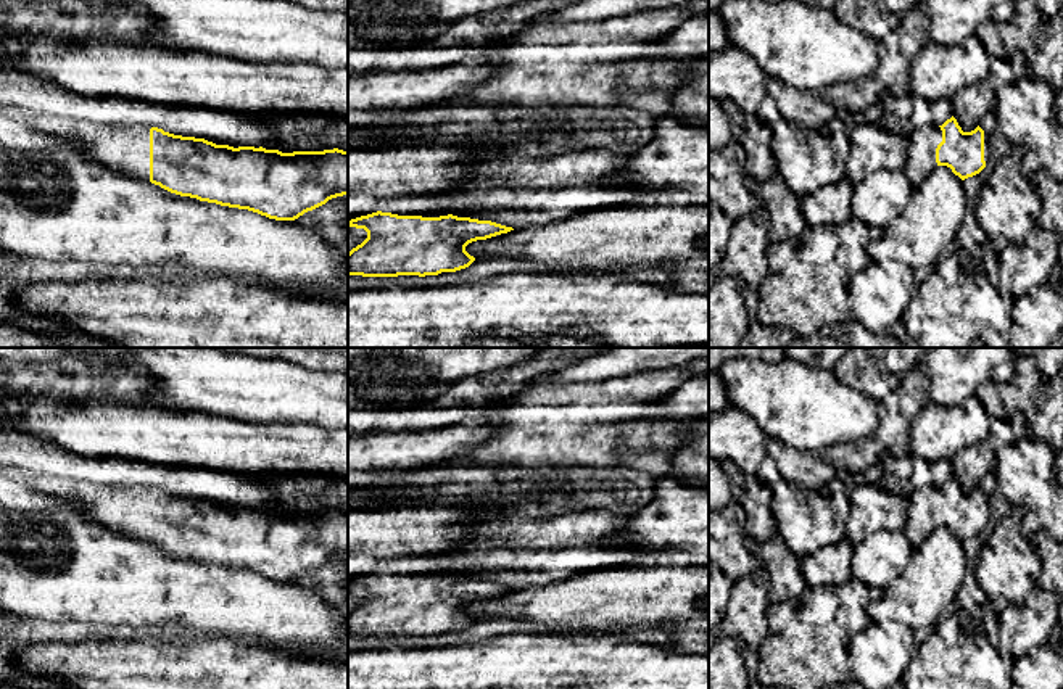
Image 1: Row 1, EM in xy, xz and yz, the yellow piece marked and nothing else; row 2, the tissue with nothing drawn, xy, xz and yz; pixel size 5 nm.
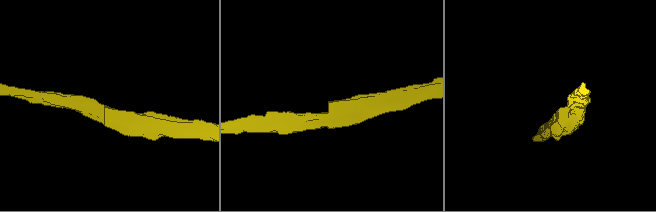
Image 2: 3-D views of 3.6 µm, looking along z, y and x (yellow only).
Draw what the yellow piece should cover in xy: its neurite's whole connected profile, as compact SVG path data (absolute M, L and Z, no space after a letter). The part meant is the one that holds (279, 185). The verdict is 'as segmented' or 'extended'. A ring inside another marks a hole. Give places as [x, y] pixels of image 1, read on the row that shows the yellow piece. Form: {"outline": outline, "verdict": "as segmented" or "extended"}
{"outline": "M56 119L37 130L72 140L101 164L171 193L248 209L275 221L295 221L332 198L348 195L348 151L338 148L293 153L263 146L234 148L151 126L100 126L76 119Z", "verdict": "extended"}

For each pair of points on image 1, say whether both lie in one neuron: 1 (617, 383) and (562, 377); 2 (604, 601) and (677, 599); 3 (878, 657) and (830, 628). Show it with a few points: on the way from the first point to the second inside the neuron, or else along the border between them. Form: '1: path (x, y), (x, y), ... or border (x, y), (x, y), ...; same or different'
1: border (633, 374), (559, 385); different
2: path (622, 601), (659, 599); same
3: border (851, 639), (849, 672); different

